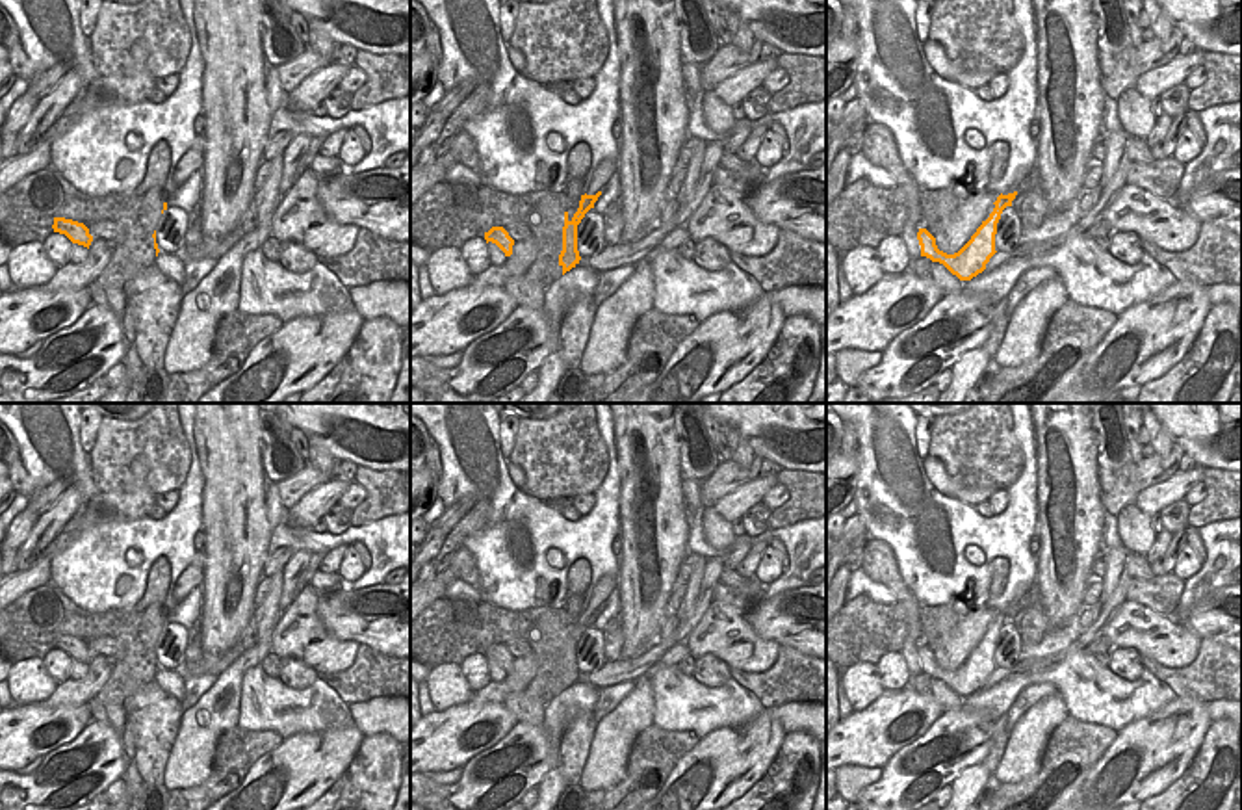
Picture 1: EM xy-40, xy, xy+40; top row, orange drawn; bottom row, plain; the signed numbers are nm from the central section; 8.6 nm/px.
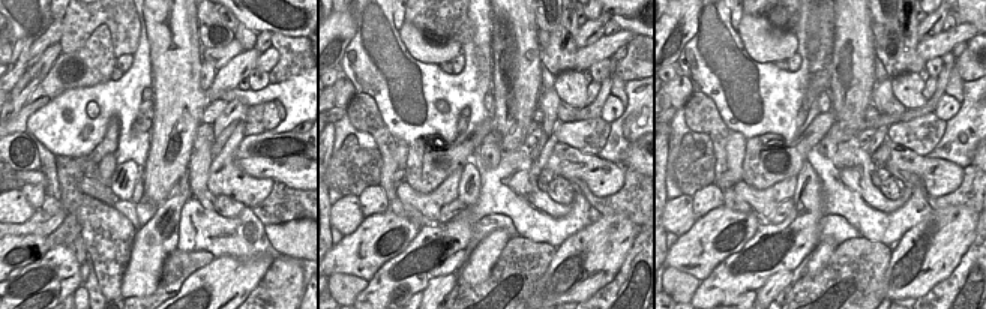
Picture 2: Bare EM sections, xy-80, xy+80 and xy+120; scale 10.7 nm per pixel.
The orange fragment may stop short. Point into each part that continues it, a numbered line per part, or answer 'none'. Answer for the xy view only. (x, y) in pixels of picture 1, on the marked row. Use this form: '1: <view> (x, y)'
1: xy (606, 168)

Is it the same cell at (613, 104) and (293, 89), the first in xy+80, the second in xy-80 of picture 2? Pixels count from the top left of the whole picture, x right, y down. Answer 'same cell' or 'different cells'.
different cells

